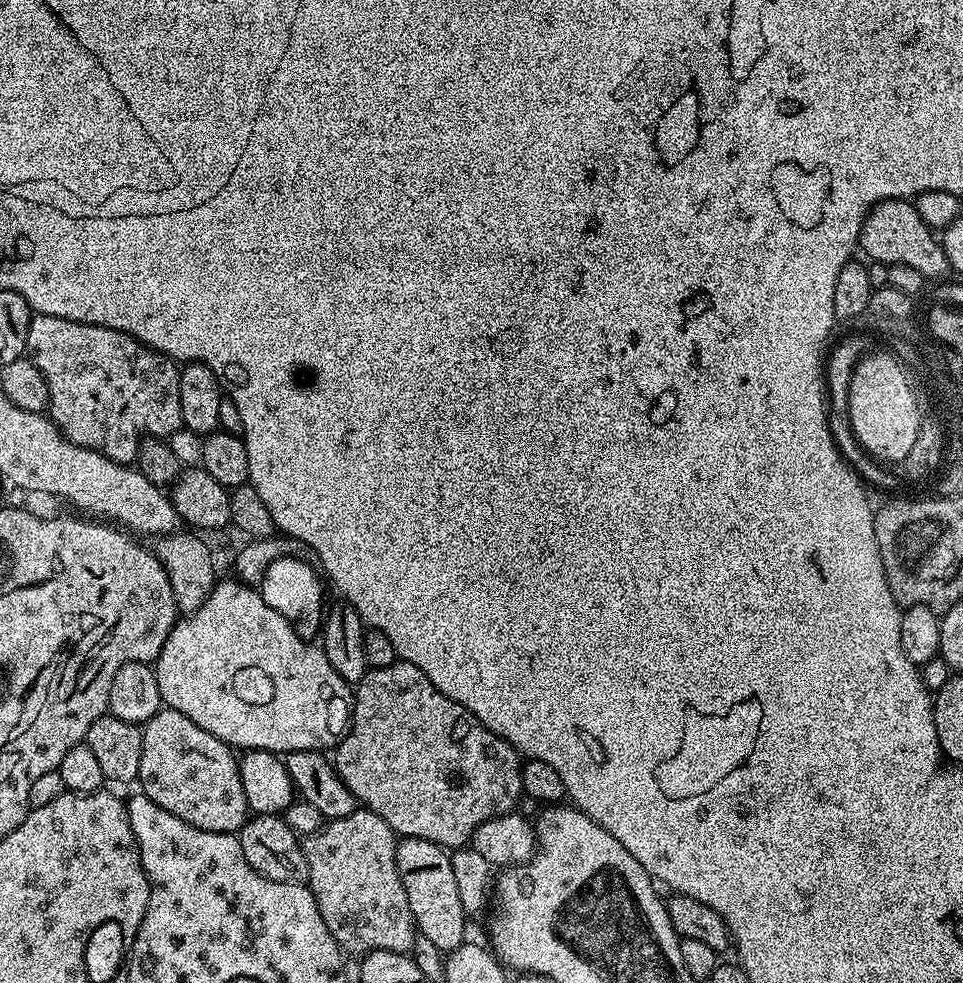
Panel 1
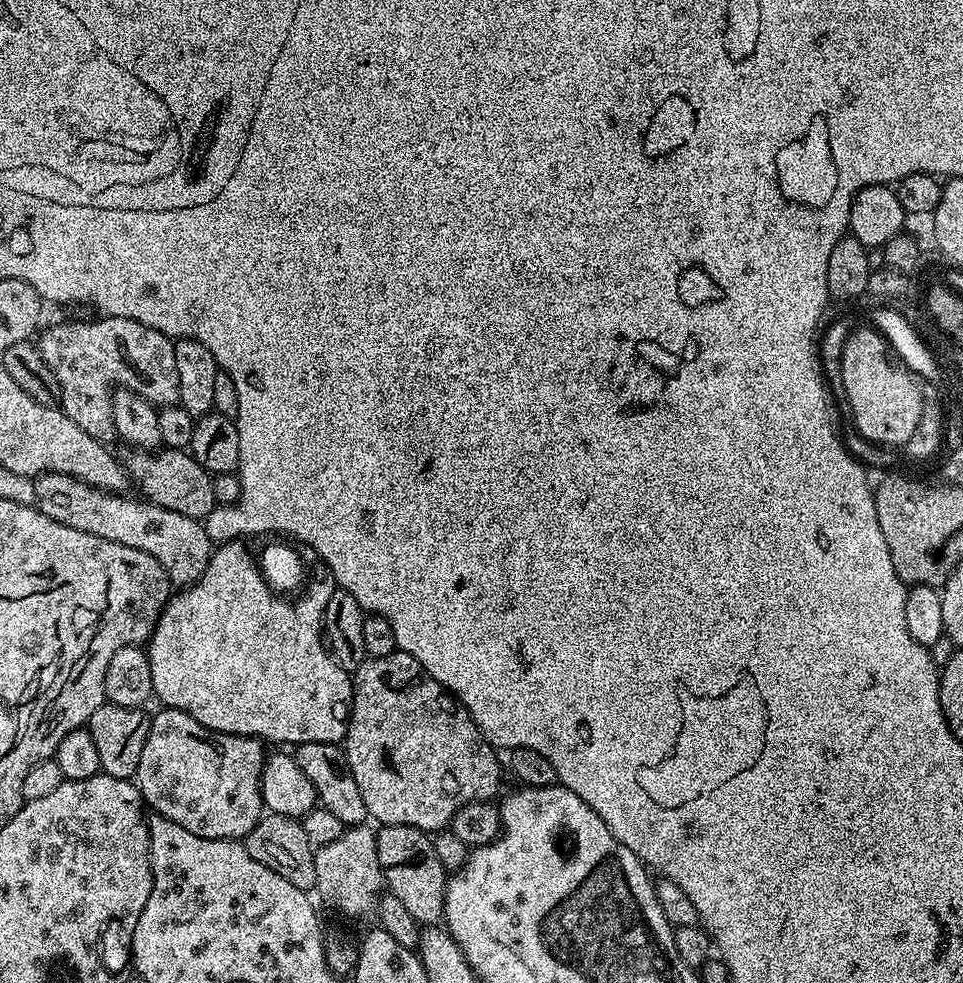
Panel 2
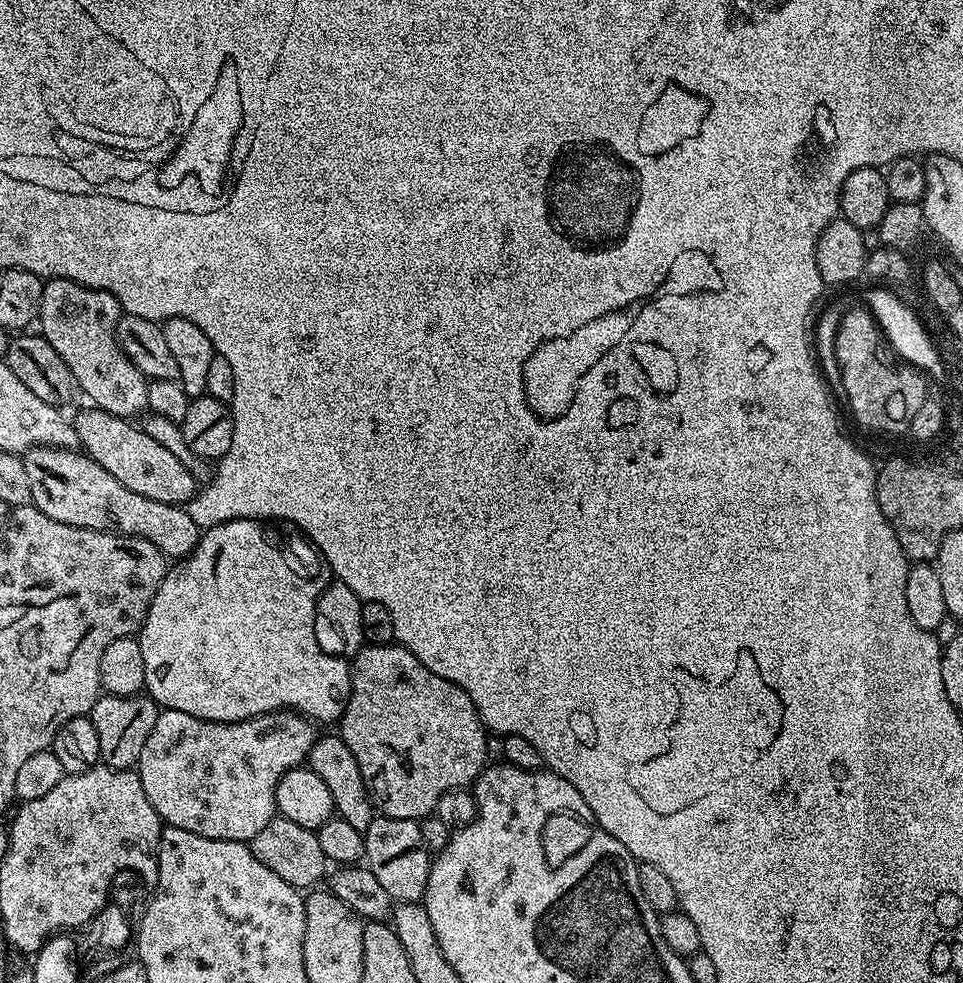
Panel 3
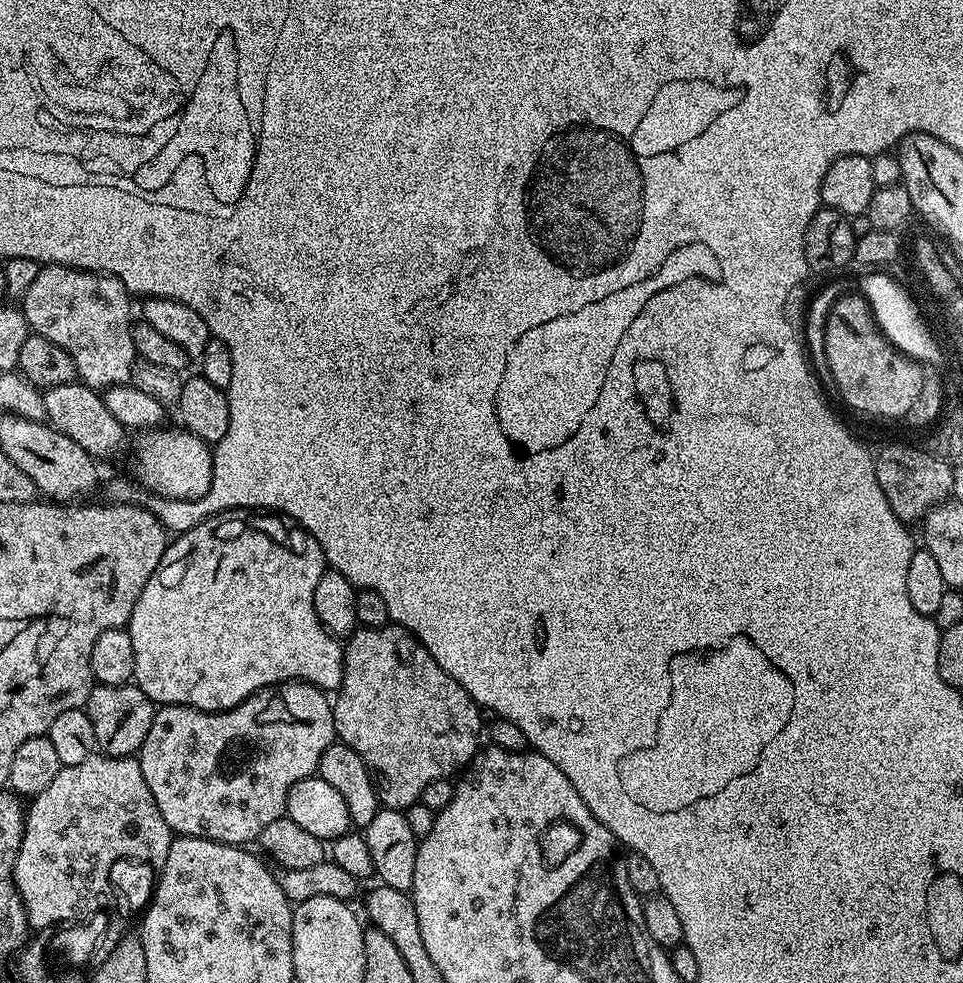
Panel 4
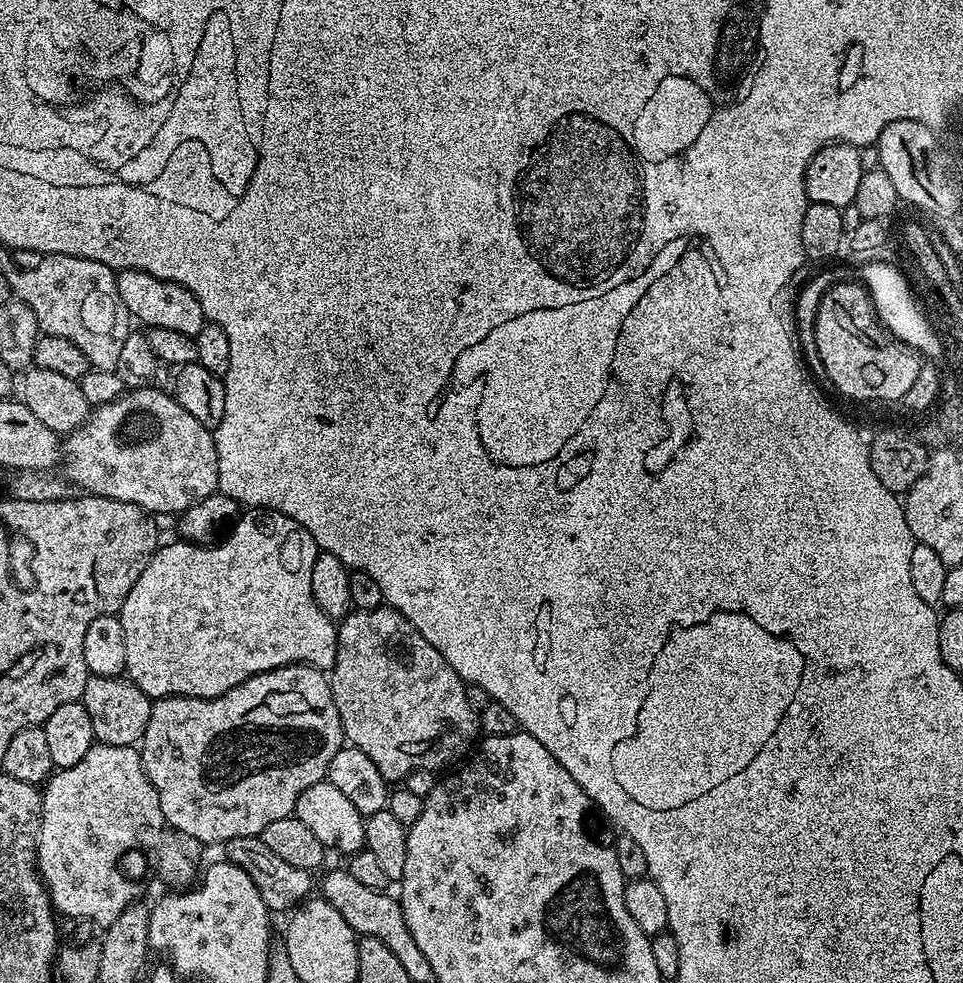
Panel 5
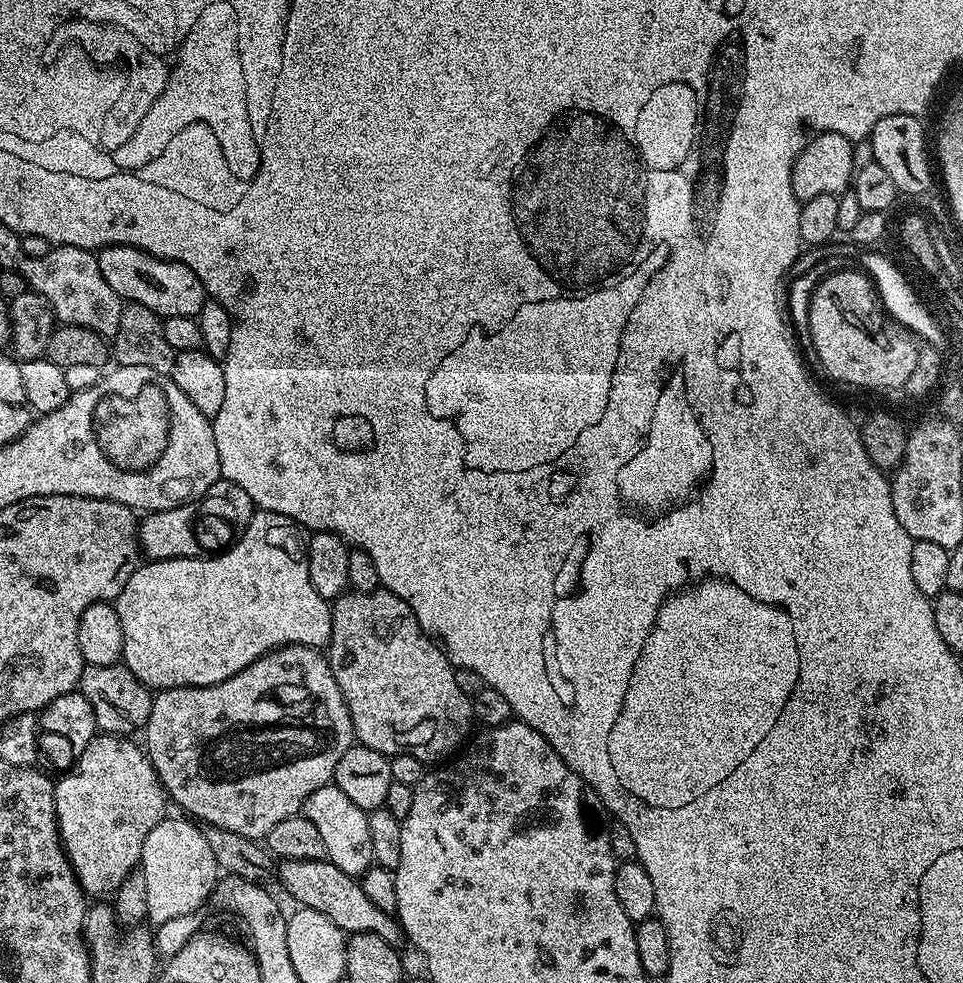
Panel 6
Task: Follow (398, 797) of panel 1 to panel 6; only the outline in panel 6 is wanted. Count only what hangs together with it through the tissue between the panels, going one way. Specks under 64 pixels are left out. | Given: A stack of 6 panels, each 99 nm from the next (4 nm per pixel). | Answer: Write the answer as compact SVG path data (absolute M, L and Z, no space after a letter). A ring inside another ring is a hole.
M349 590L331 601L330 607L332 637L328 639L326 655L352 719L353 737L370 750L378 750L378 754L389 758L414 754L414 758L431 762L439 756L451 757L469 739L468 731L474 728L472 701L457 685L452 661L443 647L424 633L414 610L410 610L398 594L387 590Z

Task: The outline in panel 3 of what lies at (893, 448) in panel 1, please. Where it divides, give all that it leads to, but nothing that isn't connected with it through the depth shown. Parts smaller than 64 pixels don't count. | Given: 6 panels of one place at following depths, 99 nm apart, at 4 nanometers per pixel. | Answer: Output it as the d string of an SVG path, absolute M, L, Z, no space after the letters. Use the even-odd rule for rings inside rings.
M852 306L847 309L837 330L836 356L843 385L846 386L849 409L851 414L856 415L857 422L864 428L873 428L876 432L901 431L903 433L914 418L914 414L921 408L924 392L920 380L917 380L914 375L914 368L900 359L867 307L853 308Z

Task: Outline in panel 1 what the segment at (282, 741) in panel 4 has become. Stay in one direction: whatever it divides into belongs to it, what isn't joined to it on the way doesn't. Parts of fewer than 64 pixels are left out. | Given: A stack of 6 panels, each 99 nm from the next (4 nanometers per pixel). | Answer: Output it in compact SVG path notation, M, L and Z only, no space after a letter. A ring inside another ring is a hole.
M161 707L154 718L142 728L142 762L138 784L141 784L143 795L151 798L162 810L174 814L174 818L182 818L190 826L207 832L239 833L240 827L248 820L249 811L246 794L240 781L240 761L237 753L214 734L202 730L195 722L190 722L186 714L178 714L178 710Z

